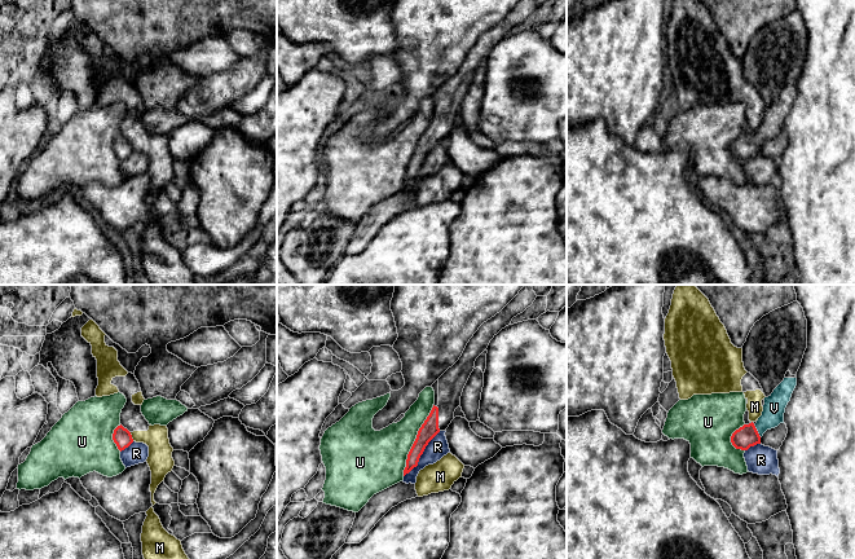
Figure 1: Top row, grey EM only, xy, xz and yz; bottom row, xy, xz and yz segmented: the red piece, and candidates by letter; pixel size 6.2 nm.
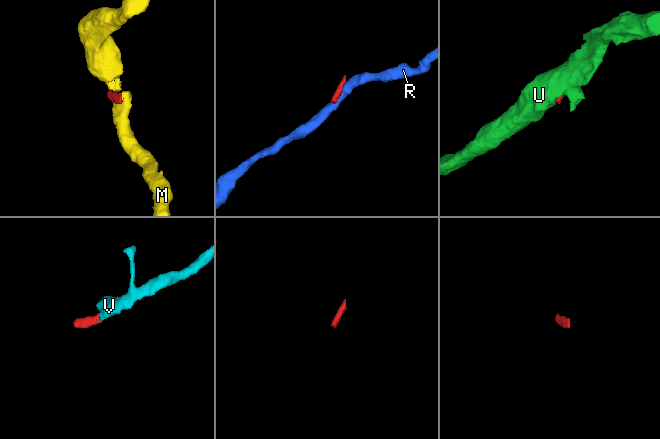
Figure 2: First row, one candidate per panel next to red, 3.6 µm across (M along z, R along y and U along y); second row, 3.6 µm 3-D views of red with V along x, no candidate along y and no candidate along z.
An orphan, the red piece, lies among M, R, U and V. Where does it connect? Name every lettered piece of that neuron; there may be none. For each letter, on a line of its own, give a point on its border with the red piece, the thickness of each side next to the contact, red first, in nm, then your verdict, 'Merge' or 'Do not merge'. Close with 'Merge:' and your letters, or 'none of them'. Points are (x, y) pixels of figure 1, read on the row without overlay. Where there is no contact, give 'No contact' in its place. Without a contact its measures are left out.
M: Touches red at xy (131, 146). Thickness 110 nm (red) against 160 nm. Do not merge
R: Touches red at xz (422, 163). Thickness 110 nm (red) against 120 nm. Do not merge
U: Touches red at xz (415, 150). Thickness 110 nm (red) against 340 nm. Do not merge
V: Touches red at yz (757, 141). Thickness 140 nm (red) against 140 nm. Merge
Merge: V

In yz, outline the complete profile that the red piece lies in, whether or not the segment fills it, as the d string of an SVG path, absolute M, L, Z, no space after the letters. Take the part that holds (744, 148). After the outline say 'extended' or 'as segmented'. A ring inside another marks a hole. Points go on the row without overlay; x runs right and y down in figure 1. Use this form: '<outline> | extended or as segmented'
M784 88L784 91L764 107L762 126L757 133L744 135L731 146L731 153L736 159L748 160L750 157L761 154L761 148L767 140L784 133L784 123L792 104L797 96L797 88Z | extended

